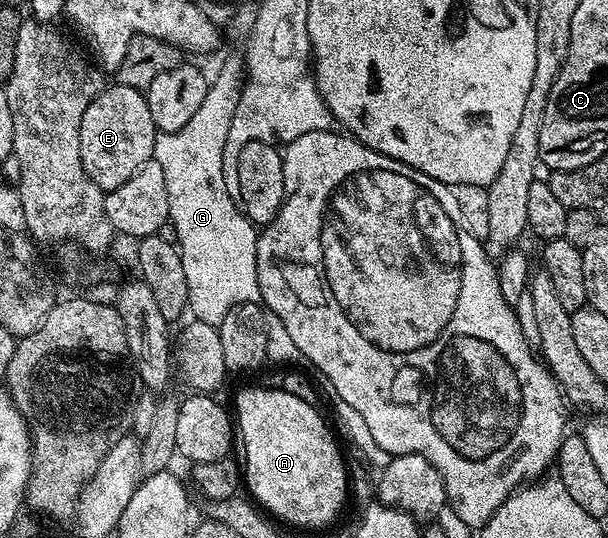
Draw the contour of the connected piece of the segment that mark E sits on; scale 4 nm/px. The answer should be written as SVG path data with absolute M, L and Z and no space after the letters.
M109 85L82 112L80 155L84 174L105 192L126 184L142 164L153 161L157 133L147 97L134 88Z

